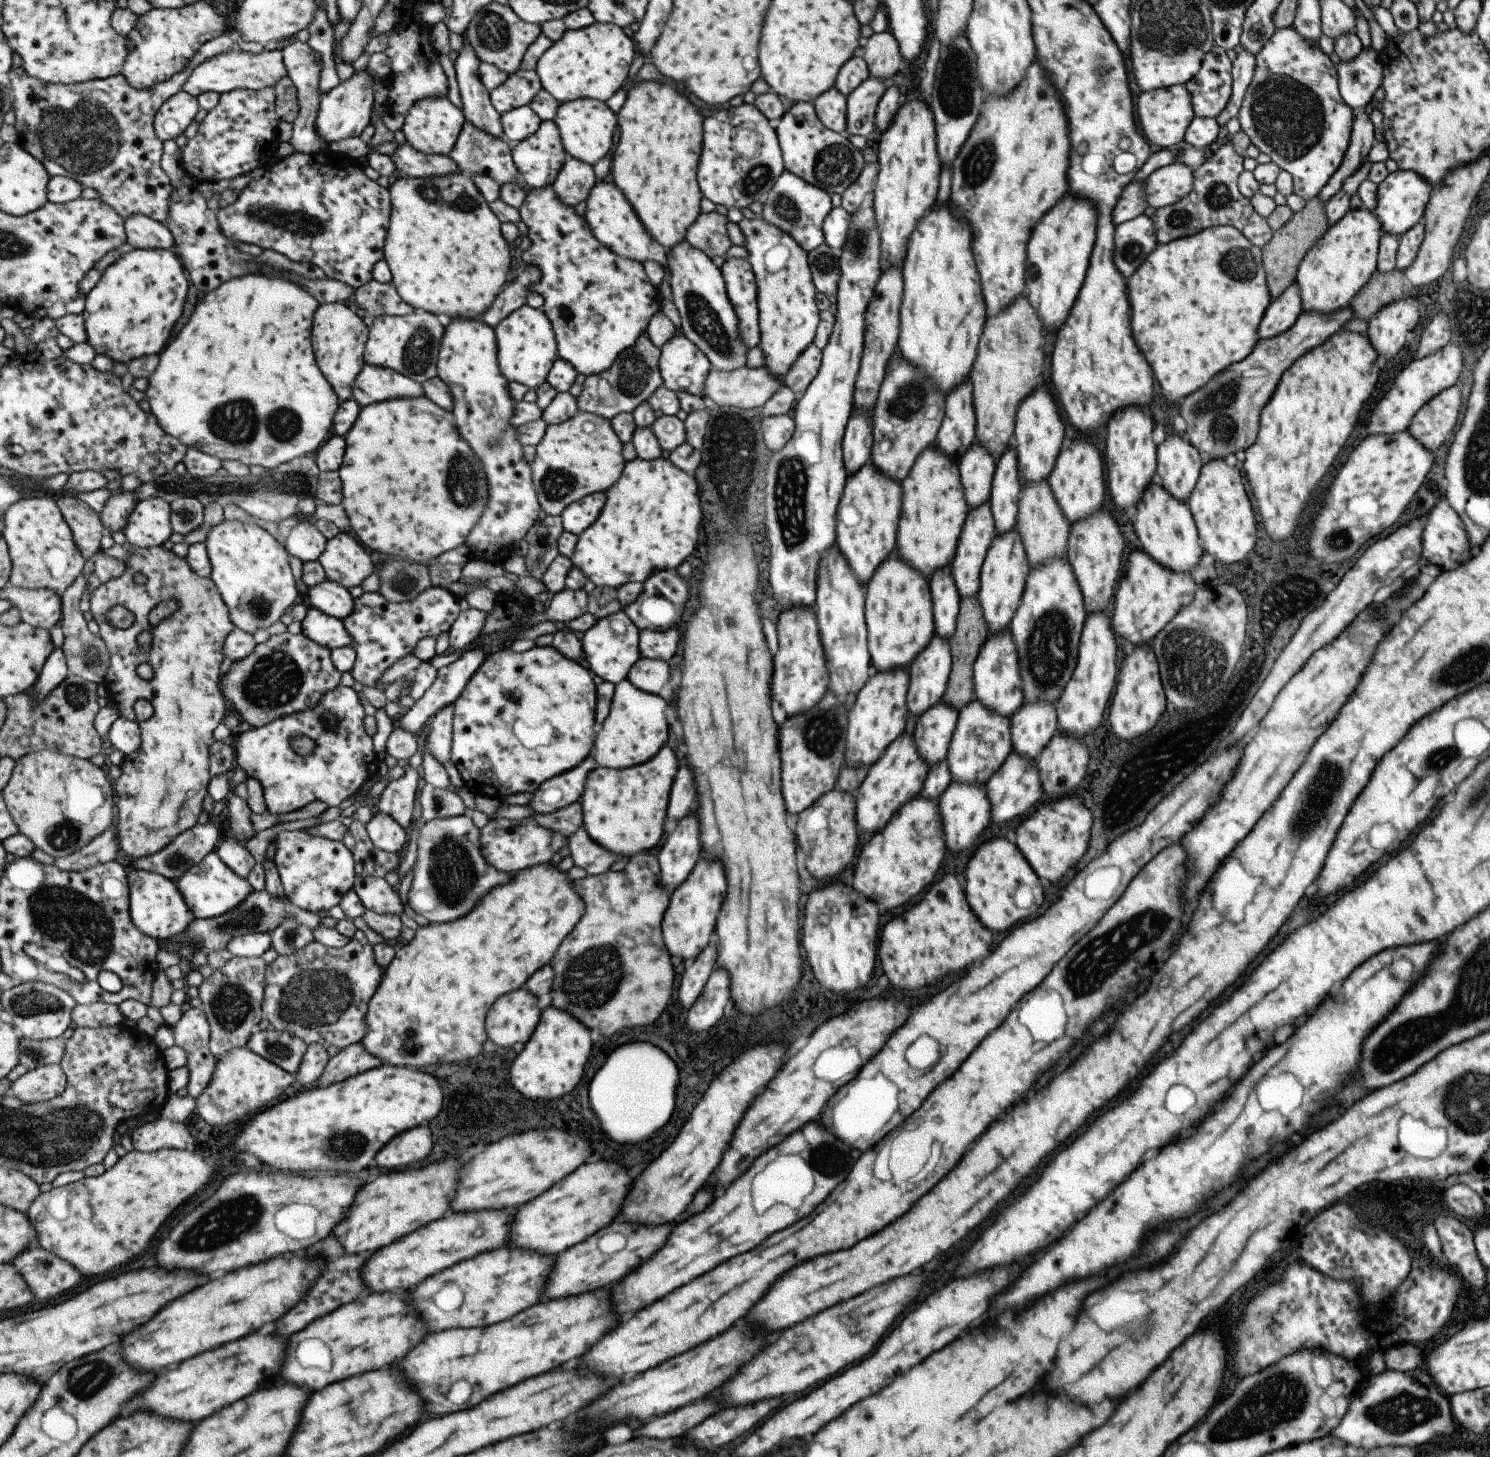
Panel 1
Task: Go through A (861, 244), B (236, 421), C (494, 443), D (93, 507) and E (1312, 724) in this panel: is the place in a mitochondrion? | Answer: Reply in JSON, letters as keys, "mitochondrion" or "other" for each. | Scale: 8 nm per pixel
{"A":"mitochondrion","B":"mitochondrion","C":"mitochondrion","D":"other","E":"other"}

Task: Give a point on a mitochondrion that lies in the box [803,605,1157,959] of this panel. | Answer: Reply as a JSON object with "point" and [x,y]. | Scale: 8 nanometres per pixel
{"point":[849,638]}

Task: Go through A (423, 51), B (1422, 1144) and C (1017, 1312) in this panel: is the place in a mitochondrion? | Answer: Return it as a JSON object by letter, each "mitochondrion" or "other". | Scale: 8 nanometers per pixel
{"A":"other","B":"other","C":"other"}

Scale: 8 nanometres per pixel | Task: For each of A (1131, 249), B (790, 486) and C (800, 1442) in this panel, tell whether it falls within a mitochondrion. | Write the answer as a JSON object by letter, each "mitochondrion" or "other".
{"A":"mitochondrion","B":"mitochondrion","C":"other"}

